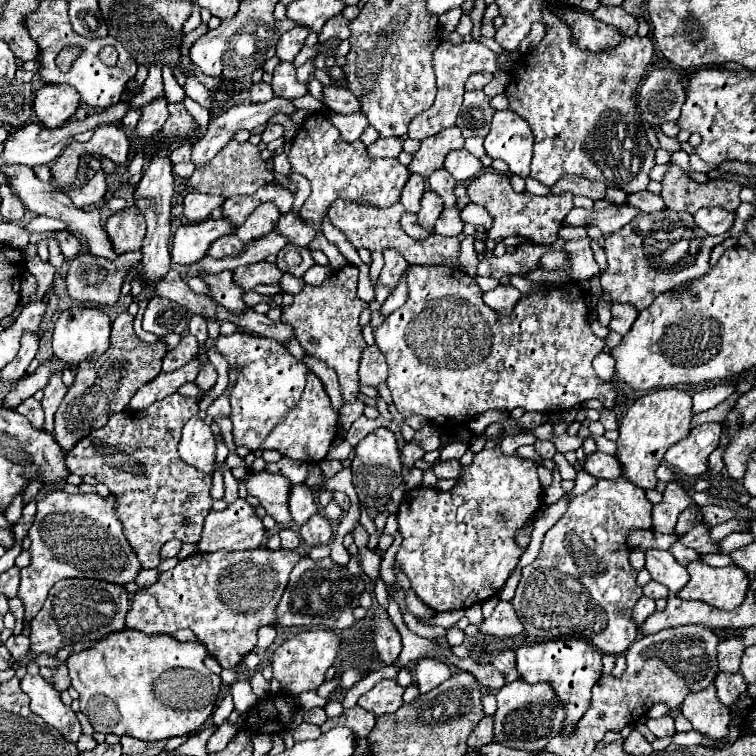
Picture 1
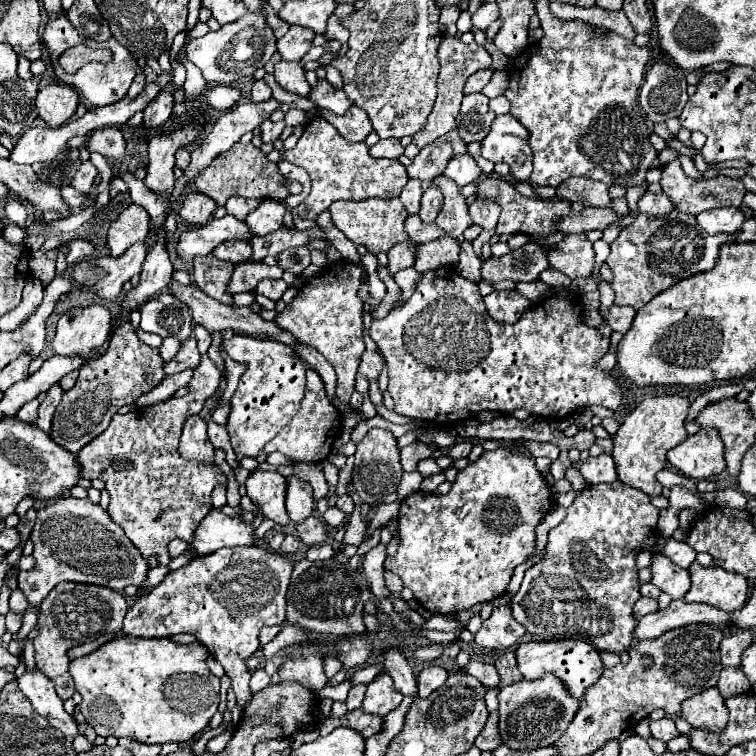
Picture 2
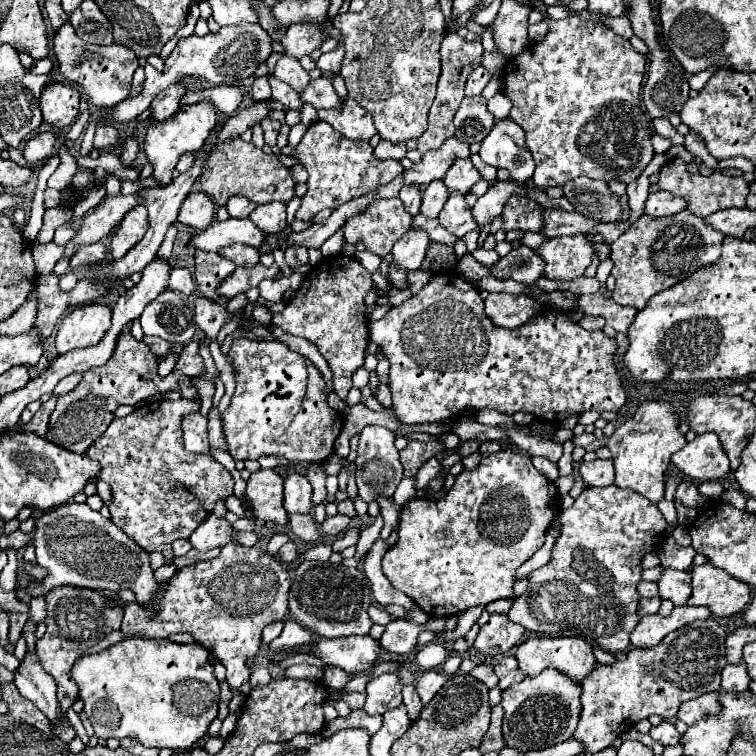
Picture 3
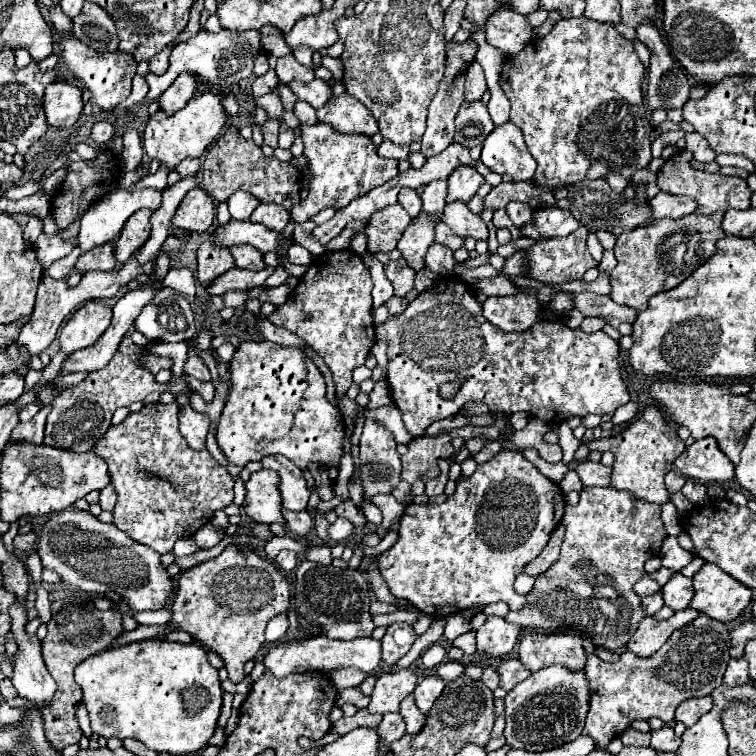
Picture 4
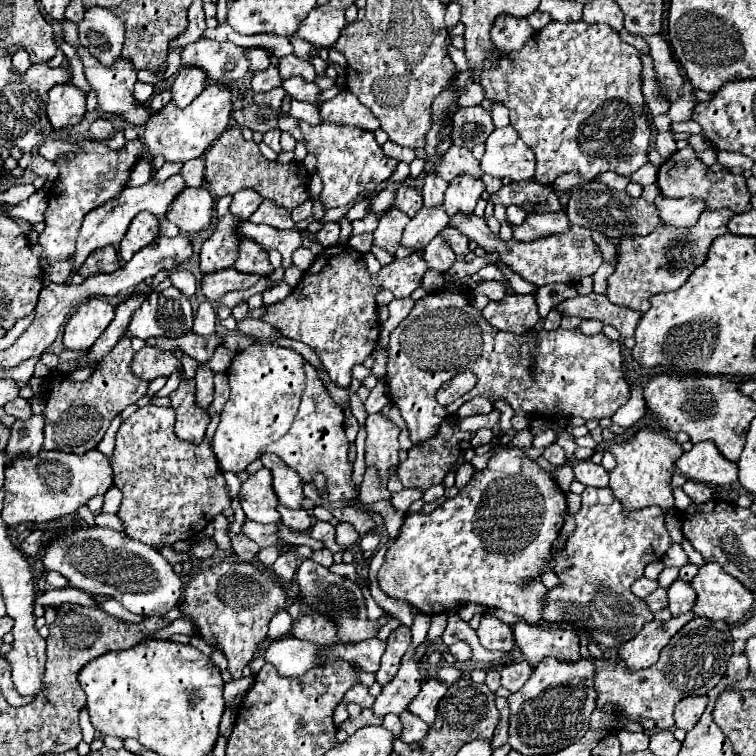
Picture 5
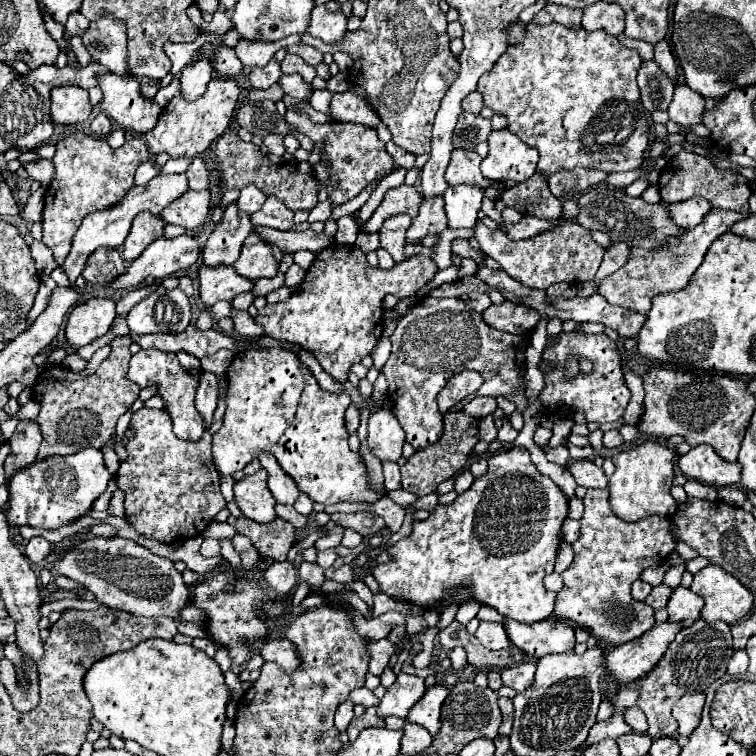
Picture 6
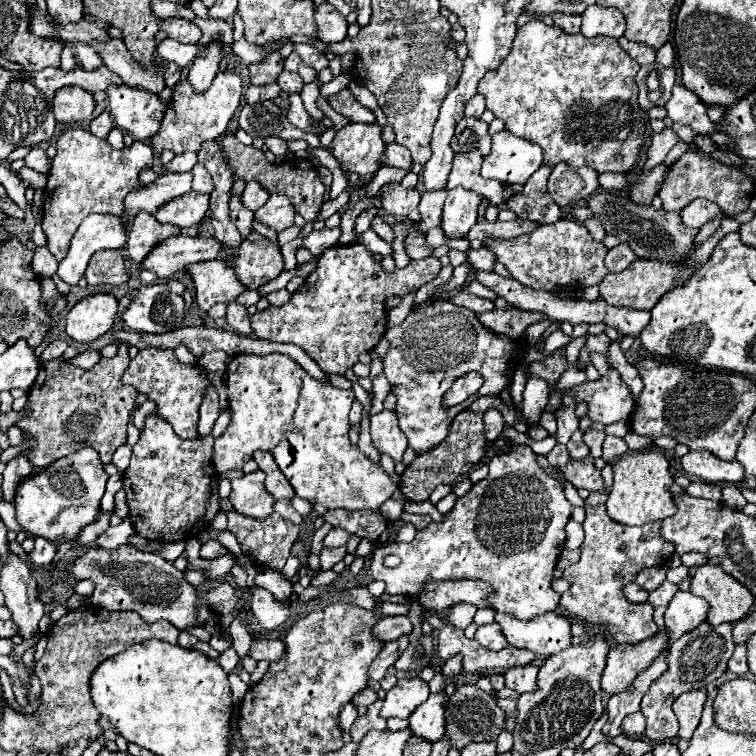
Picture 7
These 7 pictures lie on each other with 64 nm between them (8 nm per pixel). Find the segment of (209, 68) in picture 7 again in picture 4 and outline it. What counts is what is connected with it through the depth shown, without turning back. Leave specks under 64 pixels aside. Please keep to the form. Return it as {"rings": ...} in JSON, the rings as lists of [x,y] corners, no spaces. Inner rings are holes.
{"rings":[[[184,72],[172,82],[172,86],[156,102],[162,112],[176,112],[186,106],[186,102],[192,98],[194,92],[196,92],[196,78]]]}

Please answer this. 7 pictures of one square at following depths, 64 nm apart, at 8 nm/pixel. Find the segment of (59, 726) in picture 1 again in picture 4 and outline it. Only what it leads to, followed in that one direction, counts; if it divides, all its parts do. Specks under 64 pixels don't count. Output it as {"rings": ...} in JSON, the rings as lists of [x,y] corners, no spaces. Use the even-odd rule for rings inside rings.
{"rings":[[[12,606],[8,610],[12,618],[12,634],[18,642],[18,652],[14,654],[14,676],[12,684],[16,692],[36,706],[48,706],[52,702],[52,694],[56,692],[56,682],[46,672],[40,640],[36,636],[24,634],[24,624],[28,622],[26,610],[20,606]]]}

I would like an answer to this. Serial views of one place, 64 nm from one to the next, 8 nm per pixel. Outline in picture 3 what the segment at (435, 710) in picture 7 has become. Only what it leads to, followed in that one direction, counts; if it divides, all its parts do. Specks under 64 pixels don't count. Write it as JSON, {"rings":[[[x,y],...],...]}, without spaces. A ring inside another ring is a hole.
{"rings":[[[438,670],[424,672],[416,684],[416,690],[418,690],[422,704],[428,704],[432,700],[432,696],[444,686],[444,682],[446,682],[446,676],[442,672],[438,672]]]}

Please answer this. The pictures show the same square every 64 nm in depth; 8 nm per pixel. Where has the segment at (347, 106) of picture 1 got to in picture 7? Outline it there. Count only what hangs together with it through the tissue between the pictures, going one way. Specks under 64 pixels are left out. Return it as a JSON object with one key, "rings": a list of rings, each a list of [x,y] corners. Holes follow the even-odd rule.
{"rings":[[[282,72],[276,82],[278,82],[280,88],[282,88],[284,92],[288,92],[288,94],[290,94],[290,92],[300,94],[302,88],[304,88],[304,82],[300,80],[300,76],[298,76],[296,72]]]}

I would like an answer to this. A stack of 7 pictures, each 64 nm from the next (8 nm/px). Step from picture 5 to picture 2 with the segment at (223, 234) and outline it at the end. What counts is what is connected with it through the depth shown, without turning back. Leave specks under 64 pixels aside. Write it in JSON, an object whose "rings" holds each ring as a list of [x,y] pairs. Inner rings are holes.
{"rings":[[[210,254],[204,258],[194,258],[194,282],[198,284],[198,288],[202,292],[210,294],[212,298],[220,300],[222,304],[234,306],[232,294],[226,292],[228,280],[232,276],[232,268],[234,268],[234,264],[216,260]]]}

